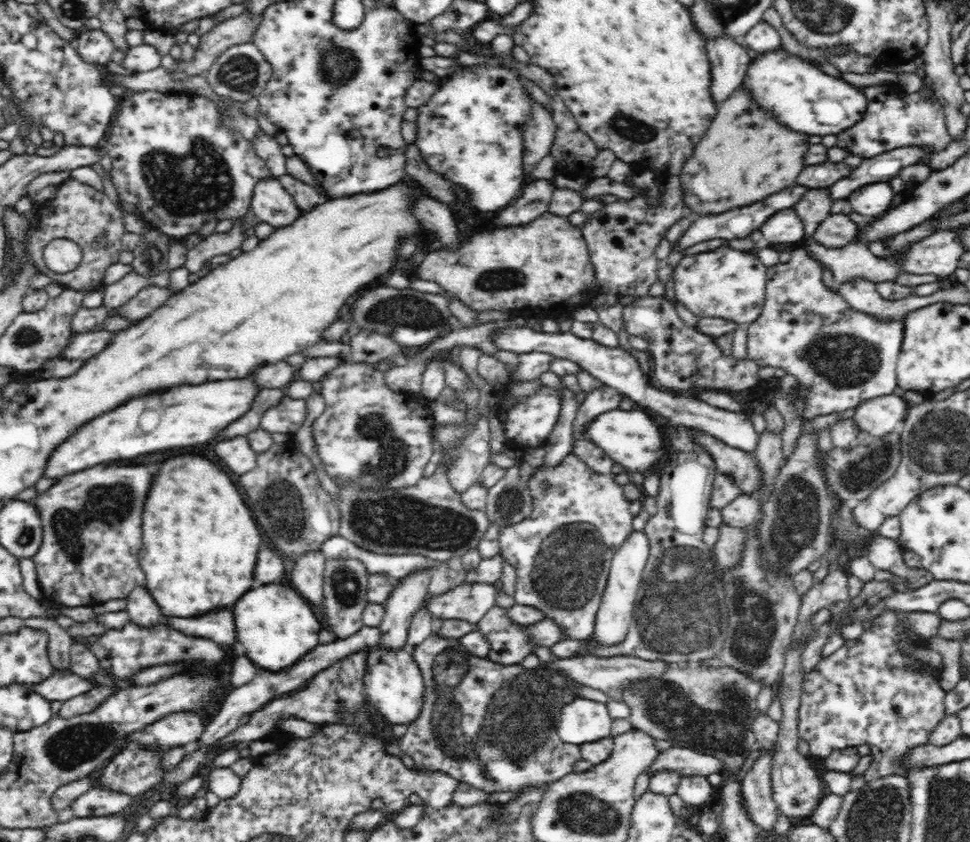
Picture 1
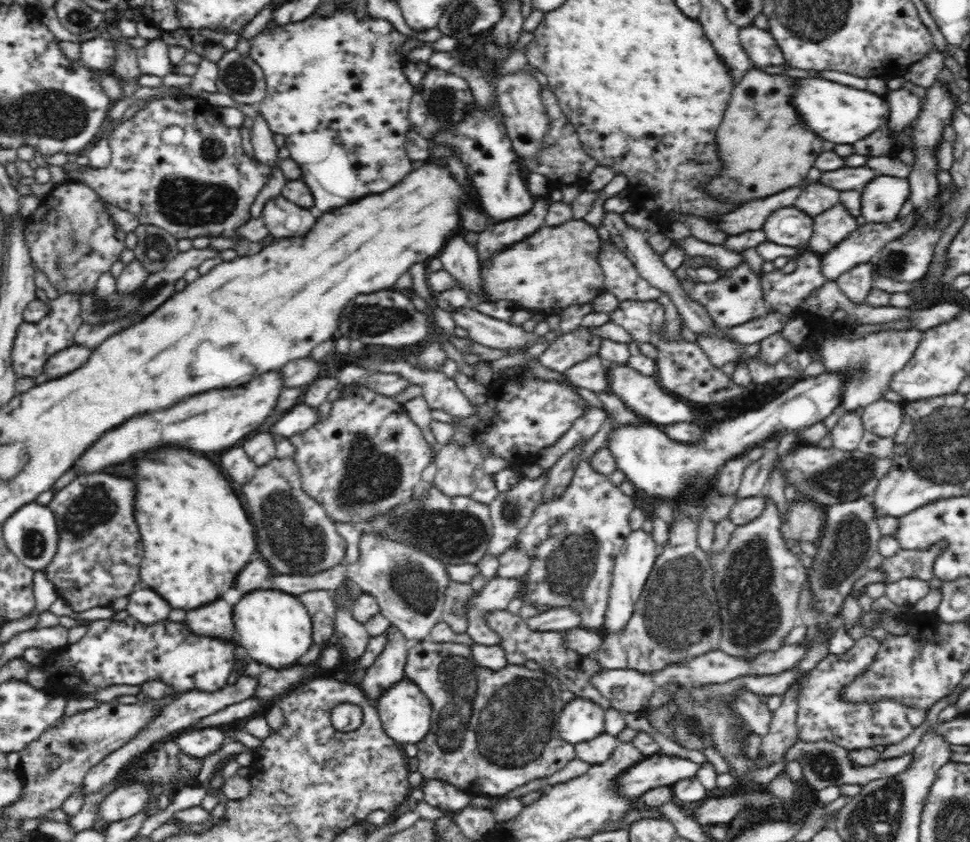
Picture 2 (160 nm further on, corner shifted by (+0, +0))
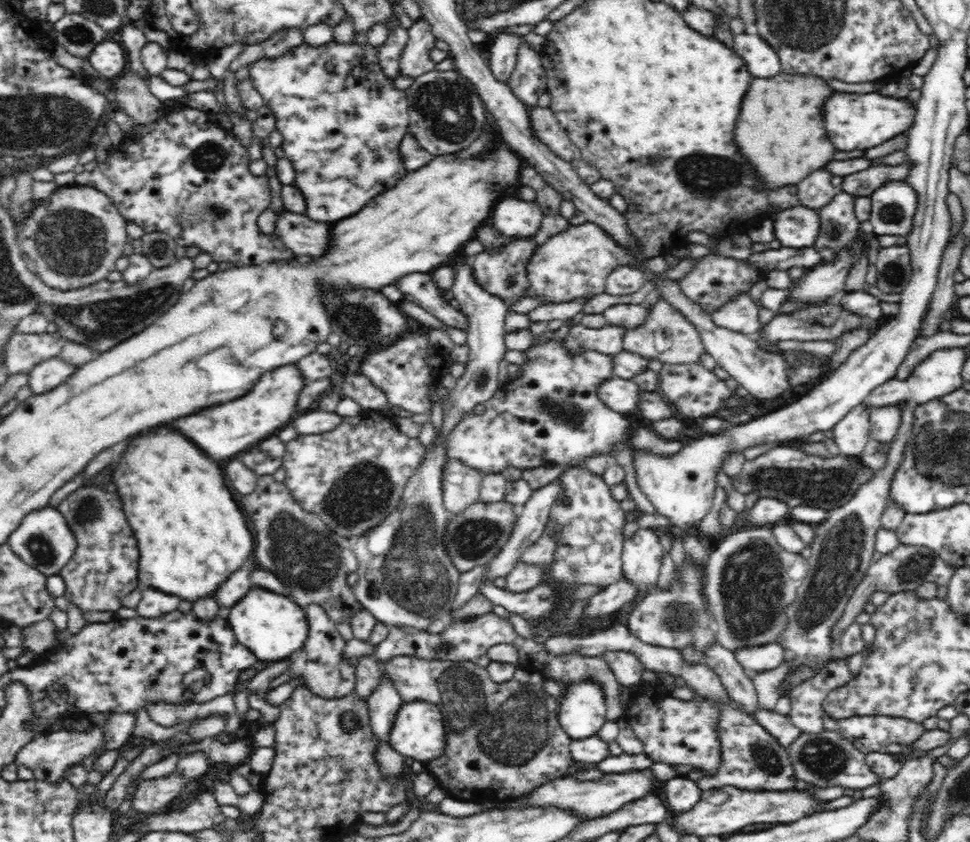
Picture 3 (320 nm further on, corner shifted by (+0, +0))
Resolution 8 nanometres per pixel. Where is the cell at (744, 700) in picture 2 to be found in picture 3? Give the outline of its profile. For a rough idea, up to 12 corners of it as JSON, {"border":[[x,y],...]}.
{"border":[[710,645],[703,662],[720,677],[734,704],[760,707],[751,676],[726,647]]}

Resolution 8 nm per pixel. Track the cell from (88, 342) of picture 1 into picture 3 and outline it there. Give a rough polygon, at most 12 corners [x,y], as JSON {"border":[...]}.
{"border":[[54,356],[28,374],[32,394],[62,384],[75,366]]}

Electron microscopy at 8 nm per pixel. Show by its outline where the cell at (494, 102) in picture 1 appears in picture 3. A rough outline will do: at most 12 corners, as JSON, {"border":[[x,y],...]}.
{"border":[[508,194],[496,204],[492,222],[506,238],[529,237],[543,216],[536,201]]}

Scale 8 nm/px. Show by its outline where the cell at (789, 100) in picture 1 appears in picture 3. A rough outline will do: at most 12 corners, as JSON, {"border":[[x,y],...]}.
{"border":[[836,92],[824,106],[838,150],[905,135],[916,104]]}

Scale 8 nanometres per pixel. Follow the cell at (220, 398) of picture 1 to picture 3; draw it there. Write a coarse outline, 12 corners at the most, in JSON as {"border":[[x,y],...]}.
{"border":[[298,365],[262,374],[234,402],[170,426],[214,460],[290,425]]}

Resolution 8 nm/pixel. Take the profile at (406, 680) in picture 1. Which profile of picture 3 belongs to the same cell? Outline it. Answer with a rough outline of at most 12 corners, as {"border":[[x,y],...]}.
{"border":[[404,701],[387,738],[394,750],[423,766],[444,754],[440,709]]}

